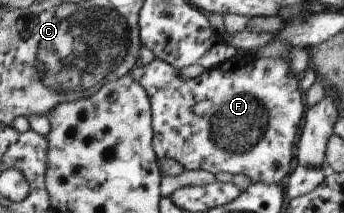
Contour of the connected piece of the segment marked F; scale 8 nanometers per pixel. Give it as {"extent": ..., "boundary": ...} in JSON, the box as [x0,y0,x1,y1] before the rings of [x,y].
{"extent":[129,54,306,184],"boundary":[[[237,54],[217,69],[204,71],[197,78],[184,80],[179,69],[159,58],[148,64],[139,63],[129,74],[149,95],[153,138],[152,145],[160,160],[177,160],[185,171],[204,169],[211,174],[229,172],[248,176],[253,183],[281,184],[293,160],[293,146],[301,119],[306,111],[305,94],[300,88],[301,76],[289,68],[285,58],[259,58]]]}

